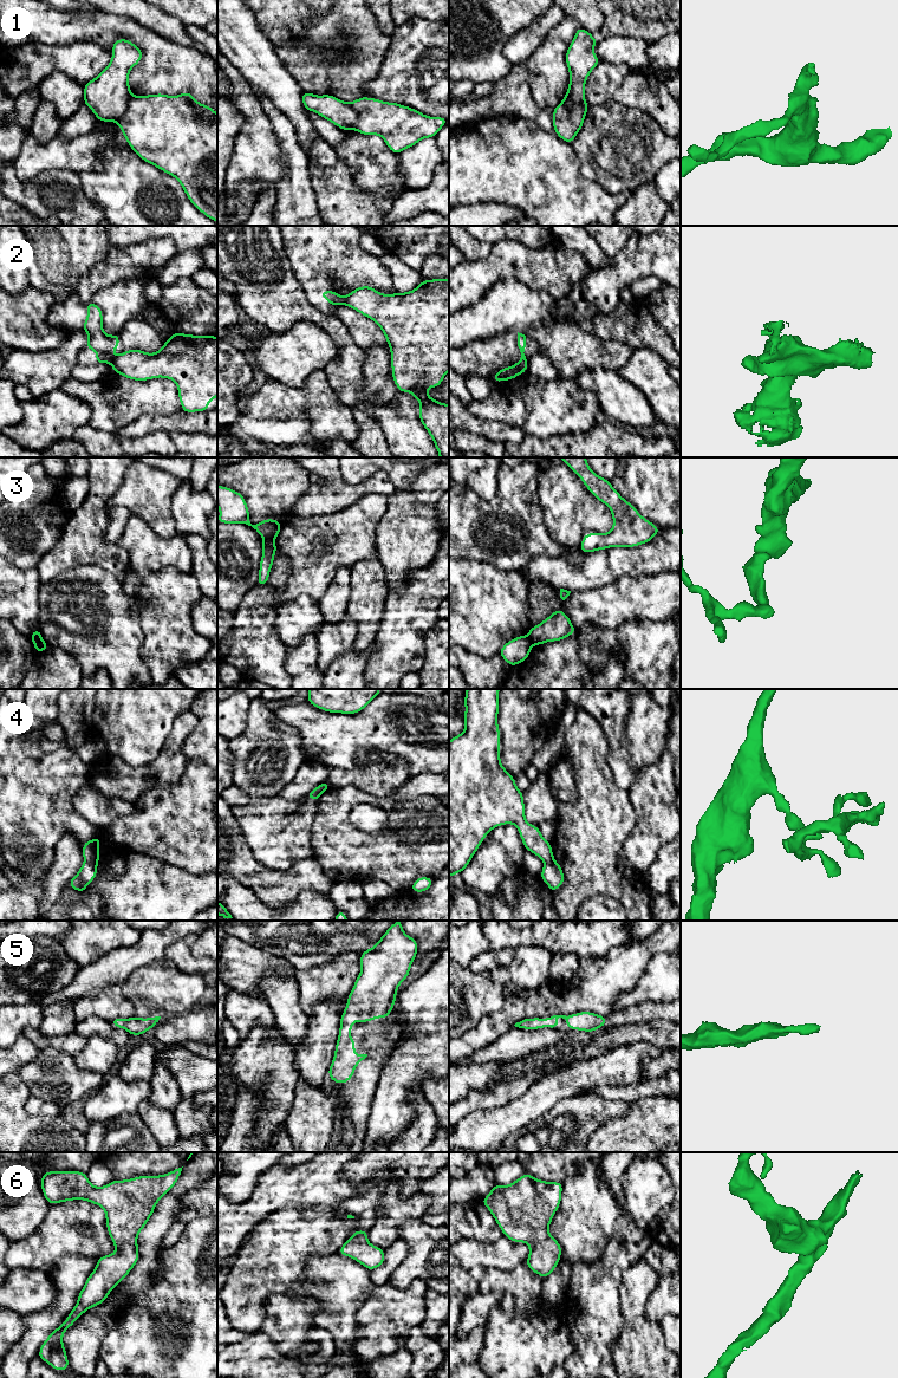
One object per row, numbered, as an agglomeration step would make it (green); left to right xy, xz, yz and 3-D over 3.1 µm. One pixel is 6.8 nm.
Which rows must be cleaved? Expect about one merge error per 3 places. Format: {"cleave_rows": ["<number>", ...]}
{"cleave_rows": ["1", "2", "3", "4"]}

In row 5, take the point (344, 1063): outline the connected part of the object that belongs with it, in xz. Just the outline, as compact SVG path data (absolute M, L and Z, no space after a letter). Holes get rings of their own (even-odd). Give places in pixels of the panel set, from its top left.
M397 921L375 947L360 954L360 974L340 1016L334 1057L327 1073L334 1083L351 1080L357 1065L367 1057L353 1053L356 1041L350 1036L353 1022L370 1022L390 1015L398 986L410 975L417 948L417 941L408 936L402 921Z

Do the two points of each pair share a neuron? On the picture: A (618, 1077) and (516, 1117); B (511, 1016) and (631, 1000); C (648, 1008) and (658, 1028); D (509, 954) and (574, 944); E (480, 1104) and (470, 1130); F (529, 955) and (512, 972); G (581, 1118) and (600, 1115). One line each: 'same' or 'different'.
A: same
B: different
C: different
D: different
E: different
F: same
G: same

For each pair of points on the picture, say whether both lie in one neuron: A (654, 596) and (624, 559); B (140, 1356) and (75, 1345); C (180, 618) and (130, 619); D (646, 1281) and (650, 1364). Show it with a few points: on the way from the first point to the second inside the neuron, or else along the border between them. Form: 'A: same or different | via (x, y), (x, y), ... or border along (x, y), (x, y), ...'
A: different | border along (665, 571), (637, 577), (622, 576), (611, 583)
B: different | border along (115, 1325), (102, 1343), (99, 1357)
C: different | border along (135, 598), (143, 632), (140, 648)
D: same | via (637, 1301), (637, 1331), (641, 1344)

